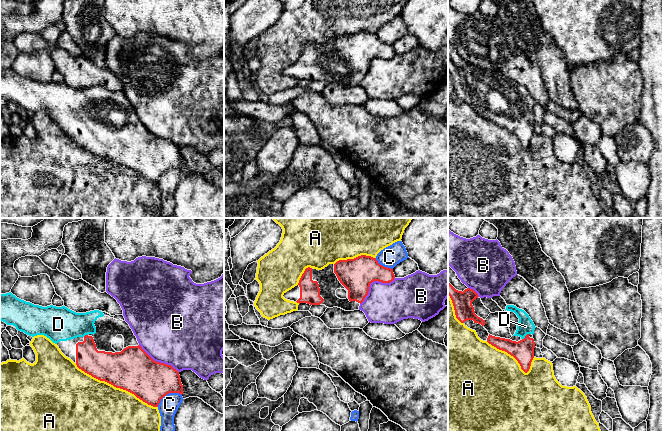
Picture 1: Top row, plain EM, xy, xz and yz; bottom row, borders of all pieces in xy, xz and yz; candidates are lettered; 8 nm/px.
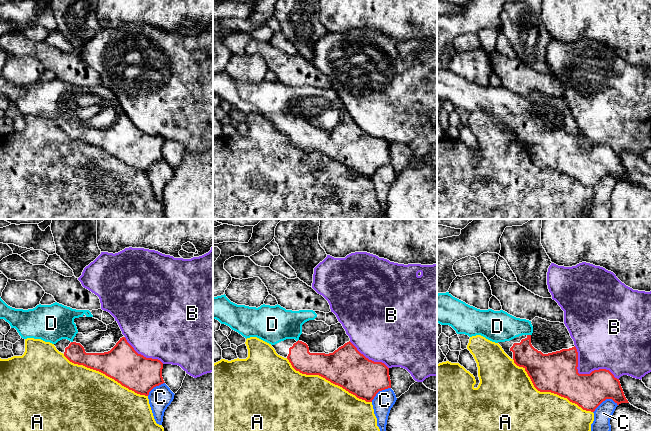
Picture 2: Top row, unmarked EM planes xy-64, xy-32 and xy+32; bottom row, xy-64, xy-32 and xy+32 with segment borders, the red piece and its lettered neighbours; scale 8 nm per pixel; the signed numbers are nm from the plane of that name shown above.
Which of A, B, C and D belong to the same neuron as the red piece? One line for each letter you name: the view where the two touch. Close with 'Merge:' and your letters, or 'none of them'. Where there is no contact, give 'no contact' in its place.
D: contact in yz
Merge: D

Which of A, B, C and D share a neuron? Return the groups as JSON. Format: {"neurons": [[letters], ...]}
{"neurons": [["A"], ["B"], ["C"], ["D"]]}

